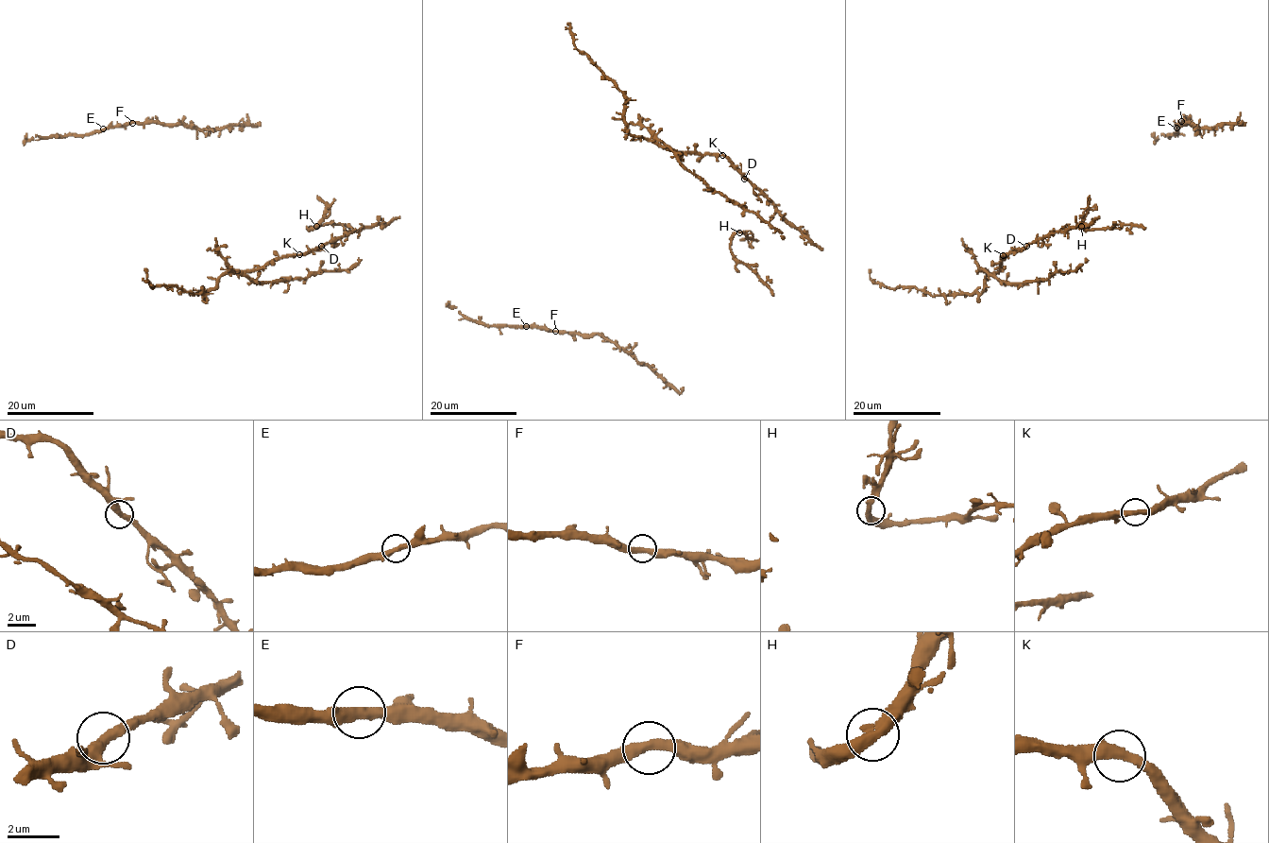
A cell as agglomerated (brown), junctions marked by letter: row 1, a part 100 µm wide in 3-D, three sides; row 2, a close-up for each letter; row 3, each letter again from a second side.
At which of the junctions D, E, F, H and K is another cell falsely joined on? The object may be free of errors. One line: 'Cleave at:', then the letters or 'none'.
Cleave at: none

